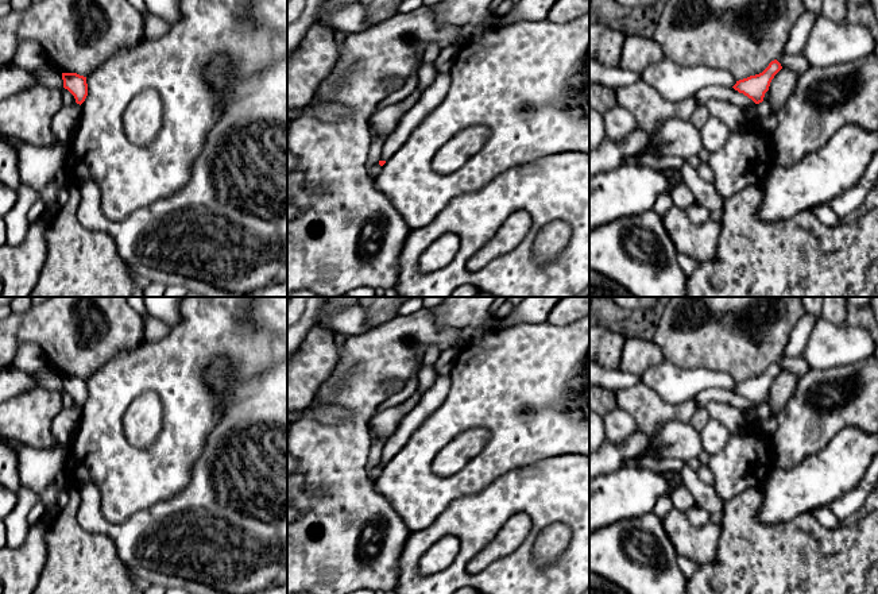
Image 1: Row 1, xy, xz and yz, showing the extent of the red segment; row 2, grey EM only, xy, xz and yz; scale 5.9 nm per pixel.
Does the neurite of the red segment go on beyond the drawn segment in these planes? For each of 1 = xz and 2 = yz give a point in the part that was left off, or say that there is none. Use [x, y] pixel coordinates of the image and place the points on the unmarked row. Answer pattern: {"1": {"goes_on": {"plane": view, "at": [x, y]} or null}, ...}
{"1": {"goes_on": null}, "2": {"goes_on": null}}

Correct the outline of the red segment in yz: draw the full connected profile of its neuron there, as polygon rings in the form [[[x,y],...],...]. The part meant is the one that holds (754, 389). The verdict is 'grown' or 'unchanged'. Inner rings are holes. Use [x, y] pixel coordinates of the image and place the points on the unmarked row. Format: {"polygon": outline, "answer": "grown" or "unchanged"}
{"polygon": [[[774,362],[762,375],[739,382],[732,390],[751,401],[755,406],[759,406],[763,404],[771,382],[781,371],[781,366]]], "answer": "unchanged"}

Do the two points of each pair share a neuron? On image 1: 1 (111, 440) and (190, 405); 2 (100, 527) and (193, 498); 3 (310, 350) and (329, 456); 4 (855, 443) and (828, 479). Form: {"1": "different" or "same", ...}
{"1": "same", "2": "same", "3": "different", "4": "same"}

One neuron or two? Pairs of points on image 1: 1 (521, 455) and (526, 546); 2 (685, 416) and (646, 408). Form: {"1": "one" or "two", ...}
{"1": "two", "2": "one"}

